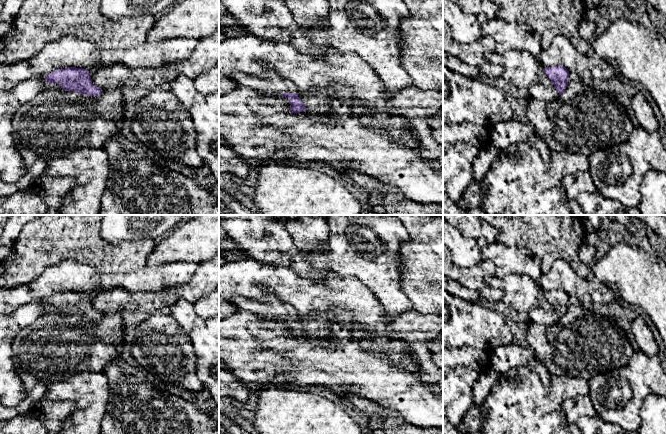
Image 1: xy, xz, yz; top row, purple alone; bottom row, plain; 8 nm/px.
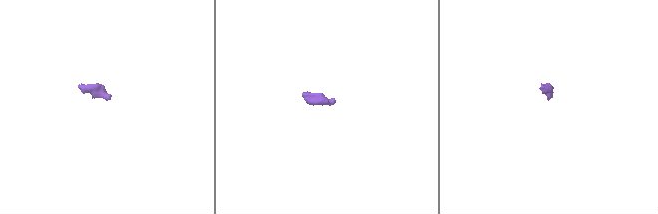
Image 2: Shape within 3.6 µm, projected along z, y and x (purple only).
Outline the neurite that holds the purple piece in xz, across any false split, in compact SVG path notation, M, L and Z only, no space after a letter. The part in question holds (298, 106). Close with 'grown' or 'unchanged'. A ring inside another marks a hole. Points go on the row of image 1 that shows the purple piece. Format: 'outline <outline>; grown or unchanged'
outline M271 70L266 71L265 77L246 75L242 72L234 72L232 79L239 85L247 87L266 96L280 95L288 98L292 107L291 113L306 112L304 103L297 94L296 85Z; grown

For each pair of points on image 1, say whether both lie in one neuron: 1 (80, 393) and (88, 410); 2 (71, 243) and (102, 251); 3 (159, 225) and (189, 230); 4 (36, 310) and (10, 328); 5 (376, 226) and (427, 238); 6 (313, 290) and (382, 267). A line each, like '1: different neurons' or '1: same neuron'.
1: same neuron
2: same neuron
3: different neurons
4: same neuron
5: different neurons
6: different neurons

